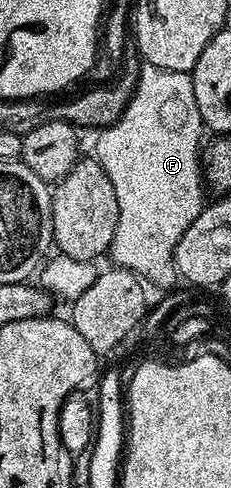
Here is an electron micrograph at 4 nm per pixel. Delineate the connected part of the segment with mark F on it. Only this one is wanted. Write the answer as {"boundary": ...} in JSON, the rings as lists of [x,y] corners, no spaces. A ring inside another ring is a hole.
{"boundary":[[[143,62],[142,70],[138,73],[138,87],[130,98],[130,103],[112,126],[103,127],[97,132],[98,140],[94,143],[93,154],[104,173],[108,173],[112,189],[134,191],[134,199],[142,199],[142,215],[162,215],[162,227],[166,227],[166,235],[178,235],[178,223],[188,229],[186,223],[192,225],[204,208],[202,131],[204,132],[204,124],[196,105],[193,78],[184,71],[169,71]]]}

